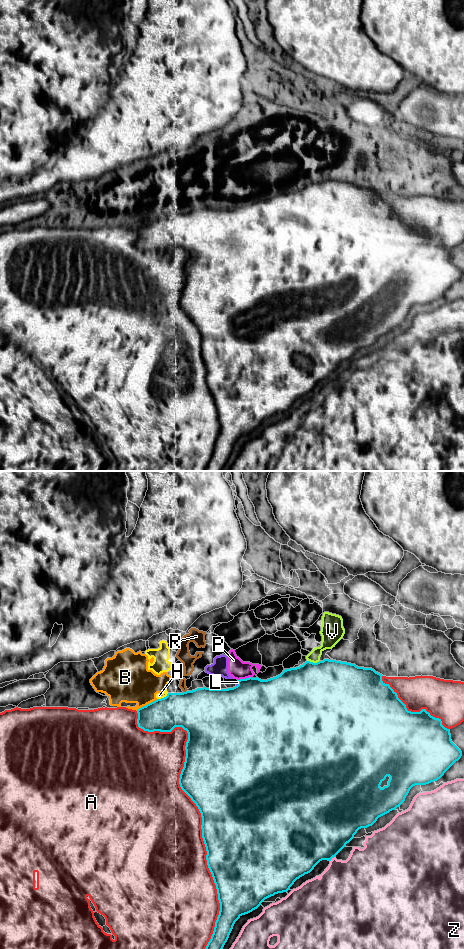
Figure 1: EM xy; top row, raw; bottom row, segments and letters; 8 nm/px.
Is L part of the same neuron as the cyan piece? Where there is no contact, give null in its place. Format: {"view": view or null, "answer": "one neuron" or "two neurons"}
{"view": "xy", "answer": "two neurons"}

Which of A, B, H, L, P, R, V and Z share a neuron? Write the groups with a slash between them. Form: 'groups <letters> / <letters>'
groups A / B H L P R V / Z

